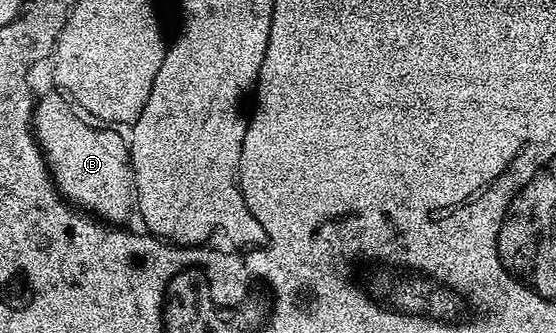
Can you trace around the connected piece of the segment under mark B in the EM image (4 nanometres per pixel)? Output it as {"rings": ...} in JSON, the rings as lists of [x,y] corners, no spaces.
{"rings":[[[56,94],[37,99],[33,109],[33,133],[45,154],[54,185],[70,204],[82,212],[90,212],[109,225],[124,224],[124,219],[135,211],[133,167],[129,162],[126,136],[121,136],[117,129],[104,129],[99,125],[91,127],[84,123],[66,96]]]}

